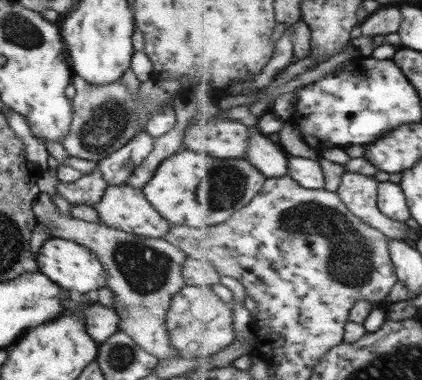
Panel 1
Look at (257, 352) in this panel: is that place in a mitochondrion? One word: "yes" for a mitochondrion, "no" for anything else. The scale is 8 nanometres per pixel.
no

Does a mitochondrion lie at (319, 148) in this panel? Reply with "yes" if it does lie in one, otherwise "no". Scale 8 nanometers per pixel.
no

